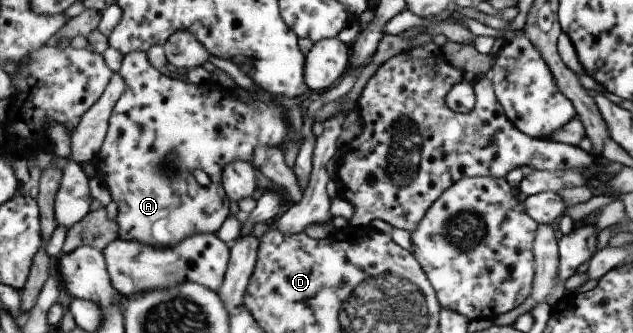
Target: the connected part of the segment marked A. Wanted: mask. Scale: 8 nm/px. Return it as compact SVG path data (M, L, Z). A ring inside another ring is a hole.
M132 51L125 56L122 69L120 69L120 75L126 83L126 92L122 95L112 111L112 115L109 120L109 131L100 149L100 153L95 160L96 173L97 176L102 180L103 184L107 187L110 195L111 201L114 201L119 208L119 215L116 219L118 223L118 235L120 239L126 241L138 241L138 243L144 243L144 245L152 245L152 247L176 247L180 245L186 237L190 235L200 235L202 233L218 233L220 229L228 221L230 217L230 198L225 191L223 184L223 177L225 174L225 169L234 163L234 161L248 161L248 163L253 163L254 154L256 149L260 147L280 147L280 145L285 146L284 139L290 129L293 126L290 124L290 119L286 115L286 109L280 105L279 102L275 102L274 99L269 103L264 103L258 99L252 99L250 103L246 101L246 97L238 97L233 90L220 88L218 85L211 84L207 82L205 84L194 85L188 83L188 81L182 81L182 79L172 79L163 75L148 61L148 51ZM201 170L205 172L210 183L206 187L200 185L196 181L196 171Z

